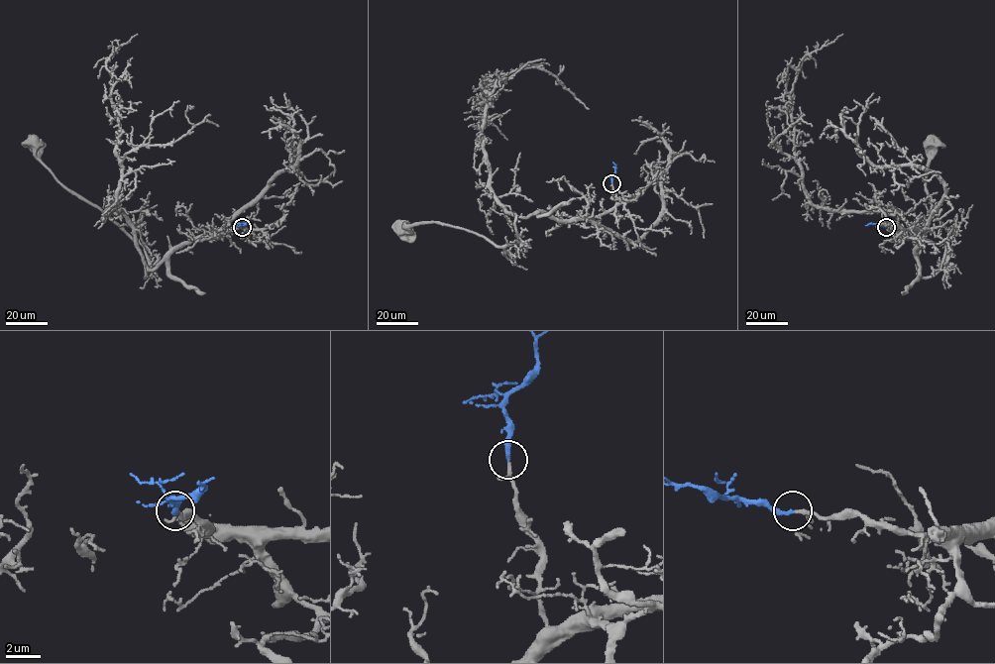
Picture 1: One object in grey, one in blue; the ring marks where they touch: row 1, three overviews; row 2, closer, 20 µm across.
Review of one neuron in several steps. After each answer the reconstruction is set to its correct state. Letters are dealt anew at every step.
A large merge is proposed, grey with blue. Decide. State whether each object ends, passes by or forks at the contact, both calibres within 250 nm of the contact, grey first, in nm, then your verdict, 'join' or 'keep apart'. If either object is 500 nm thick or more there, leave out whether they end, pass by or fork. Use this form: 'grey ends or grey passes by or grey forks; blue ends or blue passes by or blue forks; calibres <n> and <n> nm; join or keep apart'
grey passes by; blue ends; calibres 160 and 240 nm; join

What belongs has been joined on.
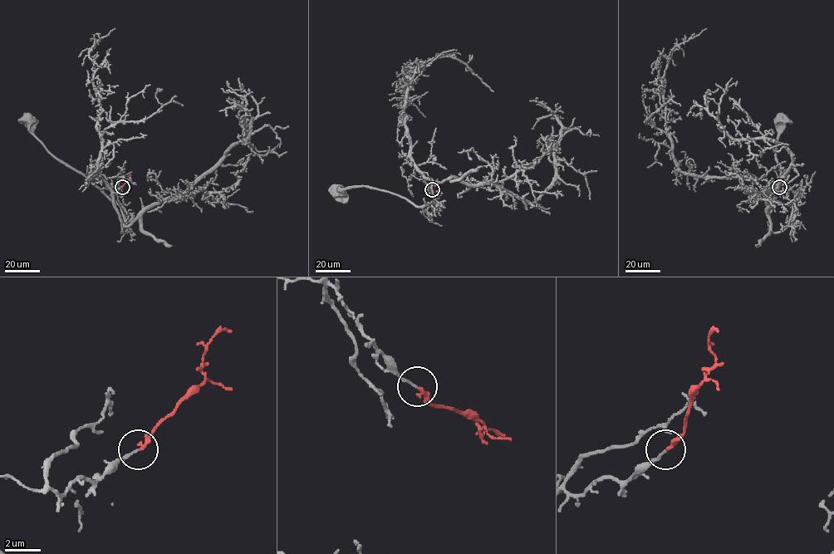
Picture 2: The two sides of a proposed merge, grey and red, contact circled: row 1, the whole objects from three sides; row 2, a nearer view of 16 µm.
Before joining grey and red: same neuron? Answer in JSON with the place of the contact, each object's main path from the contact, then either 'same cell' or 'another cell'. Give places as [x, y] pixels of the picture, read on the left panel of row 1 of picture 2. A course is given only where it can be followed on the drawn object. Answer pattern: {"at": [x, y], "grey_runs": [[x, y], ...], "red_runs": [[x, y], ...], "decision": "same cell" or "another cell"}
{"at": [122, 187], "grey_runs": [[122, 187], [113, 193], [121, 232], [124, 220], [121, 208], [81, 174], [58, 160], [30, 131], [28, 120]], "red_runs": [[122, 187], [131, 175]], "decision": "same cell"}

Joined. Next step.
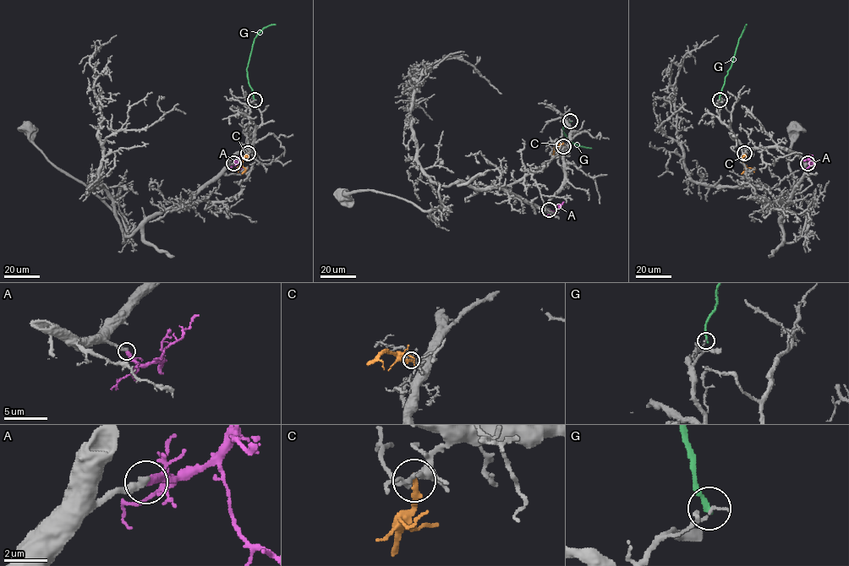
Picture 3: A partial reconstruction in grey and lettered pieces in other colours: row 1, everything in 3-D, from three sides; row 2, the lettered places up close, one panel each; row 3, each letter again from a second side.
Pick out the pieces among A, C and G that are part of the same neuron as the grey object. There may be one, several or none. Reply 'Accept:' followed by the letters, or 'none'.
Accept: A

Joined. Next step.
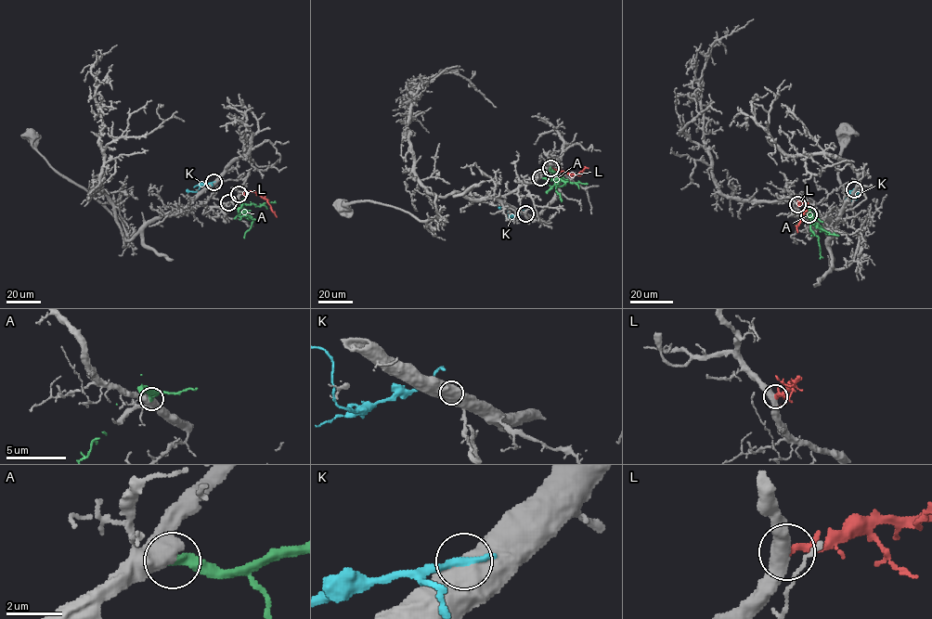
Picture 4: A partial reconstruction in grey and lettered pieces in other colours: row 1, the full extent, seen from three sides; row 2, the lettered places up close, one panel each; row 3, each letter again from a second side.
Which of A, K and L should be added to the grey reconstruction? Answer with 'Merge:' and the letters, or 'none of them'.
Merge: A, L

